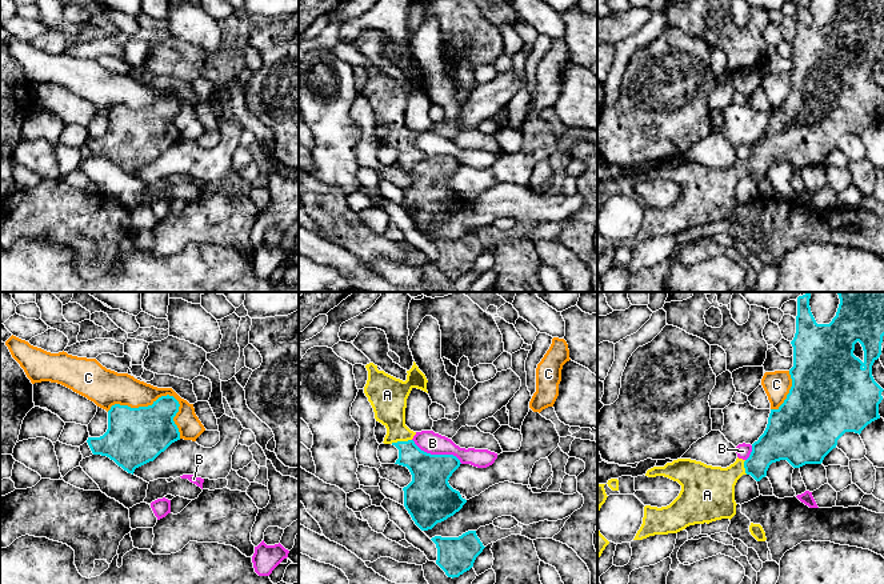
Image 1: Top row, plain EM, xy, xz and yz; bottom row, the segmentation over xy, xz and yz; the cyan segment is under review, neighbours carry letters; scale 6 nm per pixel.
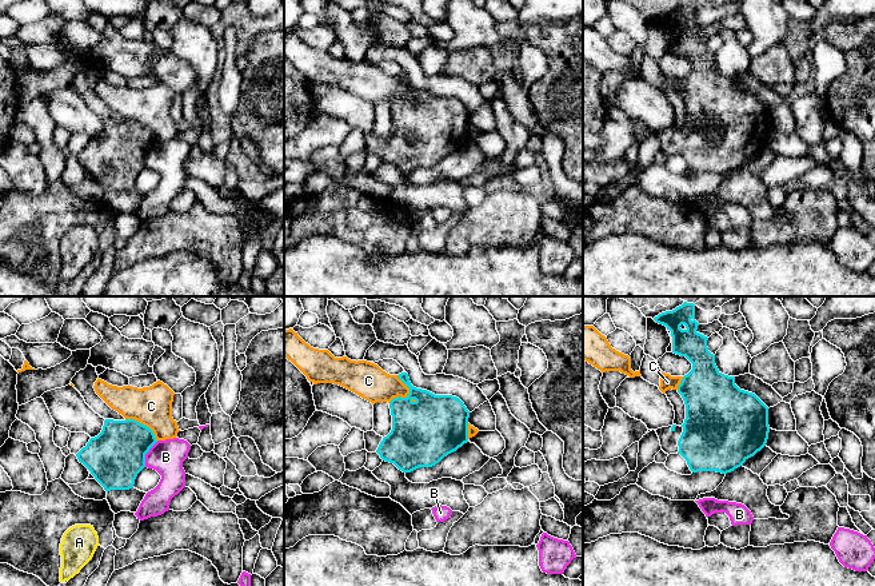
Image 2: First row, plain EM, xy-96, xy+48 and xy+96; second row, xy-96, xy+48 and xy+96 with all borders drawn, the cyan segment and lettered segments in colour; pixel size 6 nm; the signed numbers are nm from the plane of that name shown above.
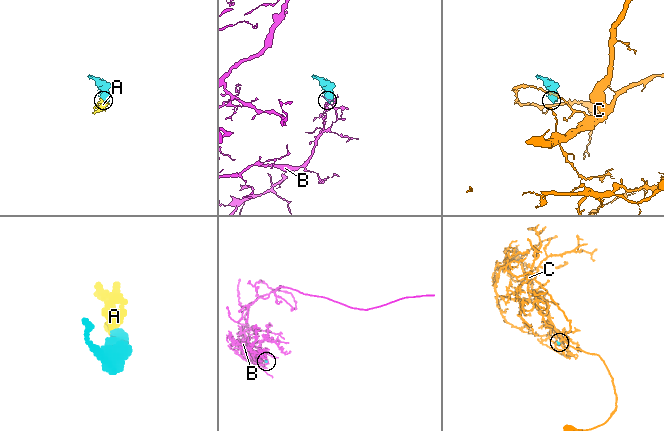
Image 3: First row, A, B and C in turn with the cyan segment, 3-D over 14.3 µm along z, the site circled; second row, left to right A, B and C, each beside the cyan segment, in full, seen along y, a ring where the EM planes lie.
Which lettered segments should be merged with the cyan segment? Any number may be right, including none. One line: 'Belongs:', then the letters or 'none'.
Belongs: A

